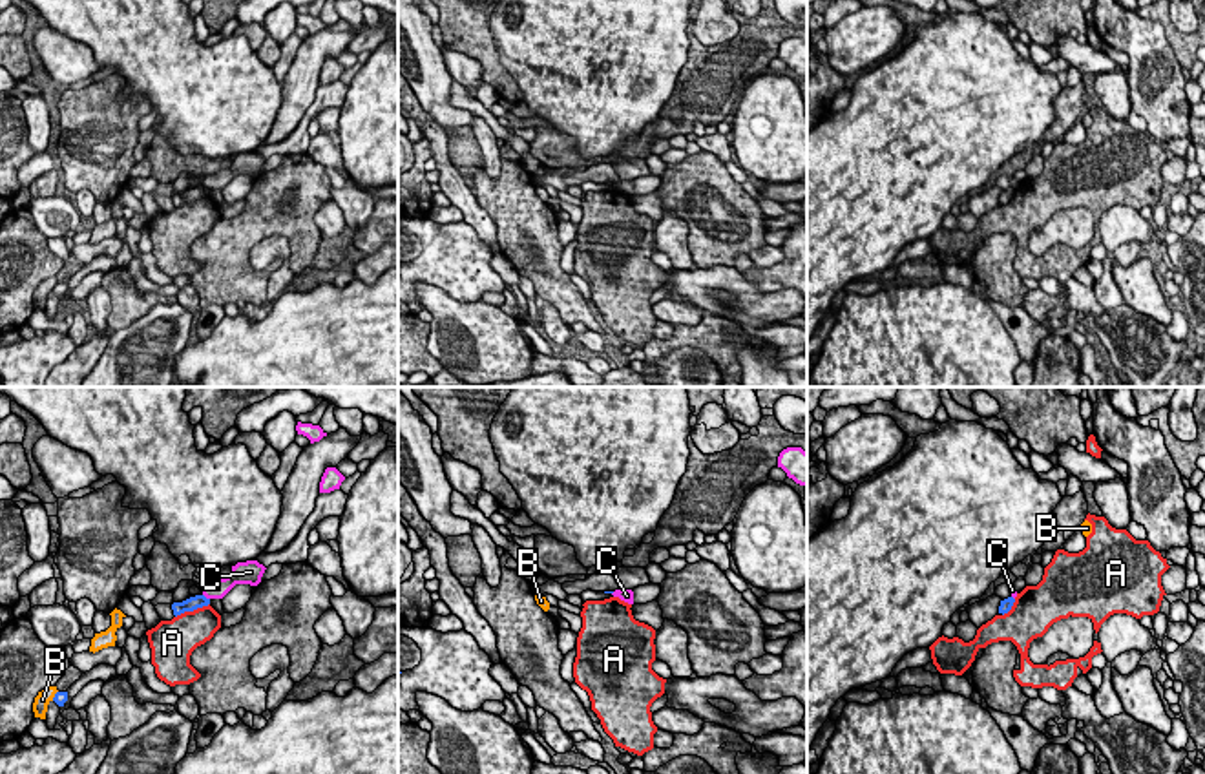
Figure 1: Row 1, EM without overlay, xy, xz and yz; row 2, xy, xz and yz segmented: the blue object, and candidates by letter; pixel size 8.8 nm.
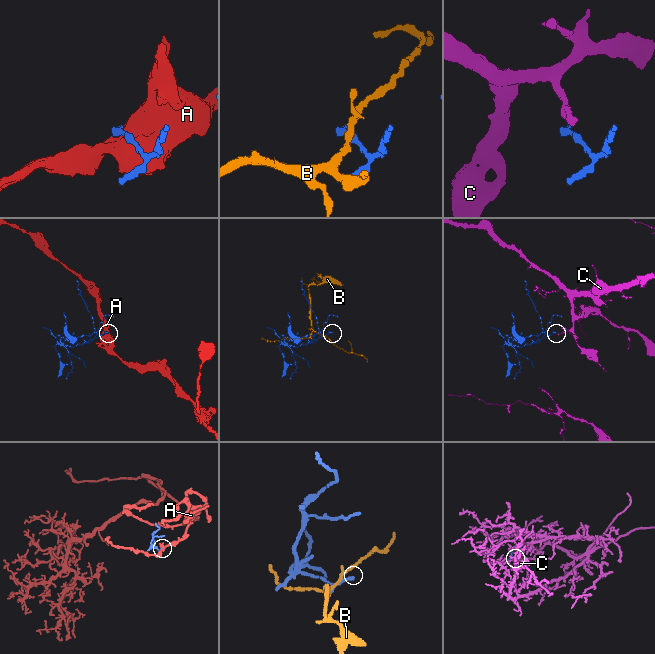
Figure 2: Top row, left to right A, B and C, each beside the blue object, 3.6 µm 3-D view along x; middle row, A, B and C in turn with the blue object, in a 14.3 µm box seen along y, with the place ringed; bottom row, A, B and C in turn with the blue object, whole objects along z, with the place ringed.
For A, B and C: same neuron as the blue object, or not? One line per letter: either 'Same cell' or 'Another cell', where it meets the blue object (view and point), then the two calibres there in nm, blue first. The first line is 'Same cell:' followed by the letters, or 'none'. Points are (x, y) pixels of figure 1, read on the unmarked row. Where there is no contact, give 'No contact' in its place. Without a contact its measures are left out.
Same cell: none
A: Another cell. Touches blue at xy (192, 201). Thickness 120 nm (blue) against 340 nm
B: Another cell. Touches blue at xy (55, 287). Thickness 120 nm (blue) against 130 nm
C: Another cell. Touches blue at xy (205, 188). Thickness 120 nm (blue) against 160 nm

